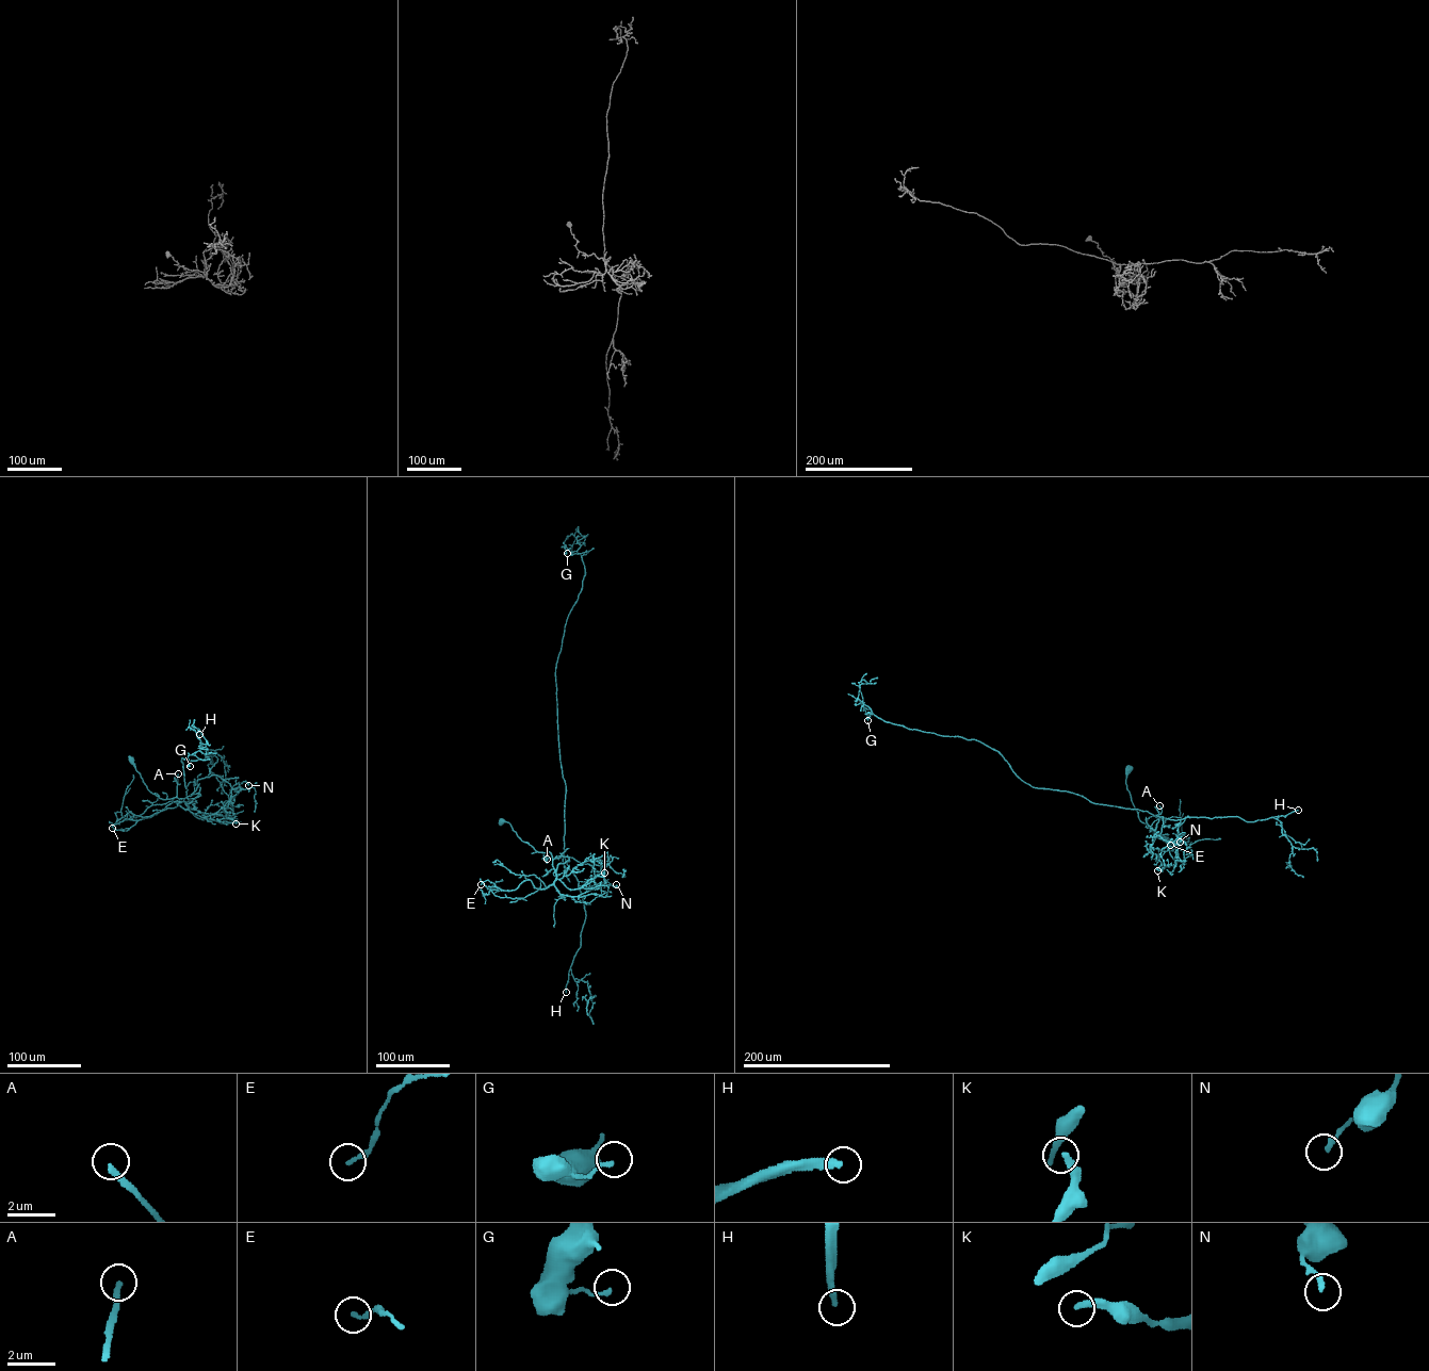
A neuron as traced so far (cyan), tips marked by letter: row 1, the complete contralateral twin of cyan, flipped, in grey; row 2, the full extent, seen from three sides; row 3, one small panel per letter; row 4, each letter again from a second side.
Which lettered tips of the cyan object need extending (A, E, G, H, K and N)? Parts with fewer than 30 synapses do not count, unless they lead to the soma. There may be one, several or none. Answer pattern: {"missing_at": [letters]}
{"missing_at": ["H"]}

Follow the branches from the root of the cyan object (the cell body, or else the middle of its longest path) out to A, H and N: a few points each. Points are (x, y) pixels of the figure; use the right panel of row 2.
A: (1127, 769), (1127, 789), (1140, 821), (1147, 825), (1150, 817), (1160, 814), (1159, 805)
H: (1127, 769), (1126, 784), (1138, 817), (1163, 838), (1157, 837), (1162, 817), (1235, 816), (1252, 821), (1298, 810)
N: (1127, 769), (1127, 789), (1140, 820), (1181, 849), (1183, 861), (1178, 860), (1173, 842), (1181, 836), (1180, 842)

